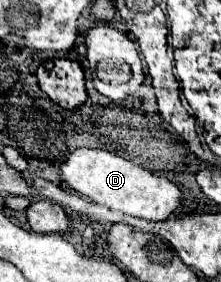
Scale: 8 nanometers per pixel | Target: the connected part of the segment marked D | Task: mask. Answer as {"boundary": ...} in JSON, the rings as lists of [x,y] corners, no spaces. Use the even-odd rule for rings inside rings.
{"boundary":[[[78,148],[74,150],[62,164],[60,168],[62,172],[62,180],[74,188],[78,194],[90,198],[92,202],[100,204],[100,206],[108,206],[110,210],[120,210],[124,214],[130,214],[130,216],[138,216],[138,218],[144,218],[144,220],[152,220],[152,222],[164,222],[168,220],[172,214],[176,214],[176,210],[182,206],[182,192],[176,184],[172,184],[168,178],[164,176],[156,176],[144,168],[140,168],[138,164],[130,162],[130,160],[124,160],[112,152],[106,152],[106,150],[96,150],[96,148]]]}

